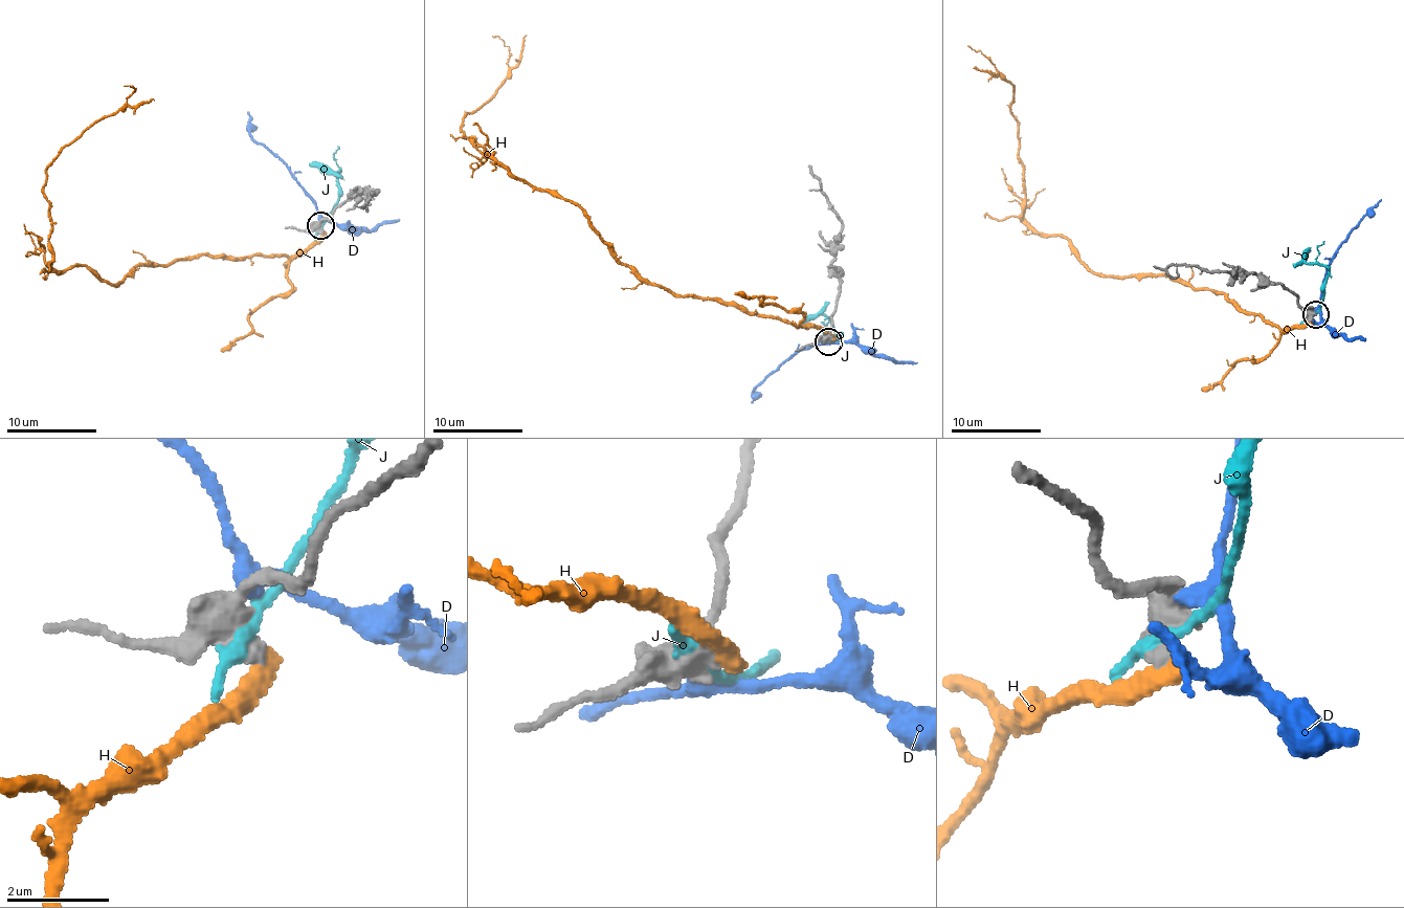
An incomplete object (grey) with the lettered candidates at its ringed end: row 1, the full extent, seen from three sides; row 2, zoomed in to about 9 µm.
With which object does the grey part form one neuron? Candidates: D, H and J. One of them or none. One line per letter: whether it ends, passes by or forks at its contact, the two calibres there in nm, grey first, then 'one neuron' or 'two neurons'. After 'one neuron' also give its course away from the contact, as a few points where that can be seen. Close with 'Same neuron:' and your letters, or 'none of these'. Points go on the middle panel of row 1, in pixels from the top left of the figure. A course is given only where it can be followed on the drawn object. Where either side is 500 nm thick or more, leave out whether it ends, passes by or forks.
D: it passes by; calibres 360 and 280 nm; two neurons
H: calibres 500 and 400 nm; two neurons
J: it passes by; calibres 400 and 240 nm; two neurons
Same neuron: none of these

